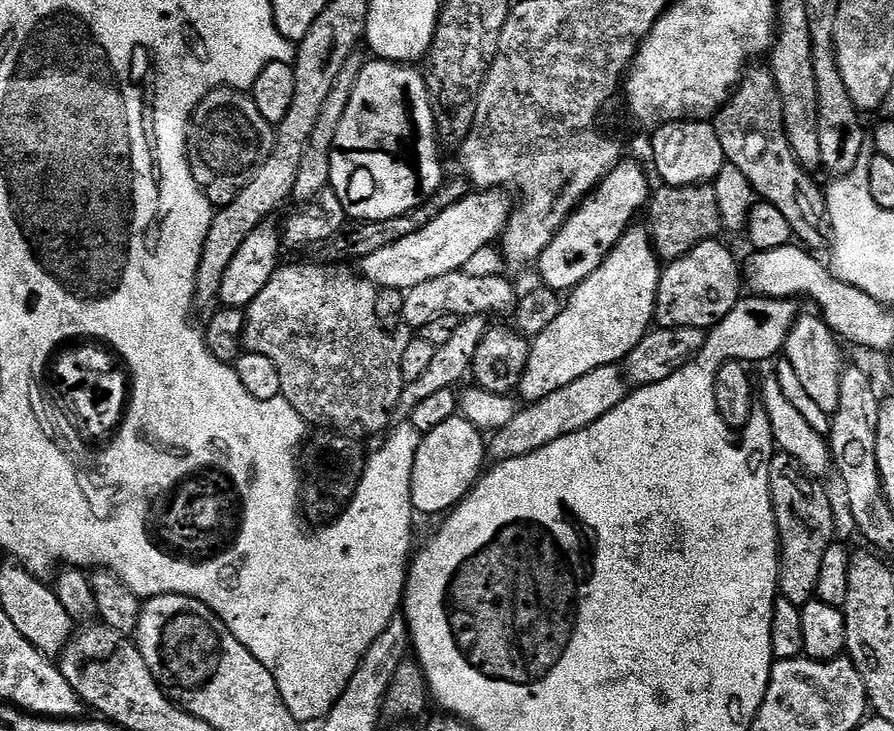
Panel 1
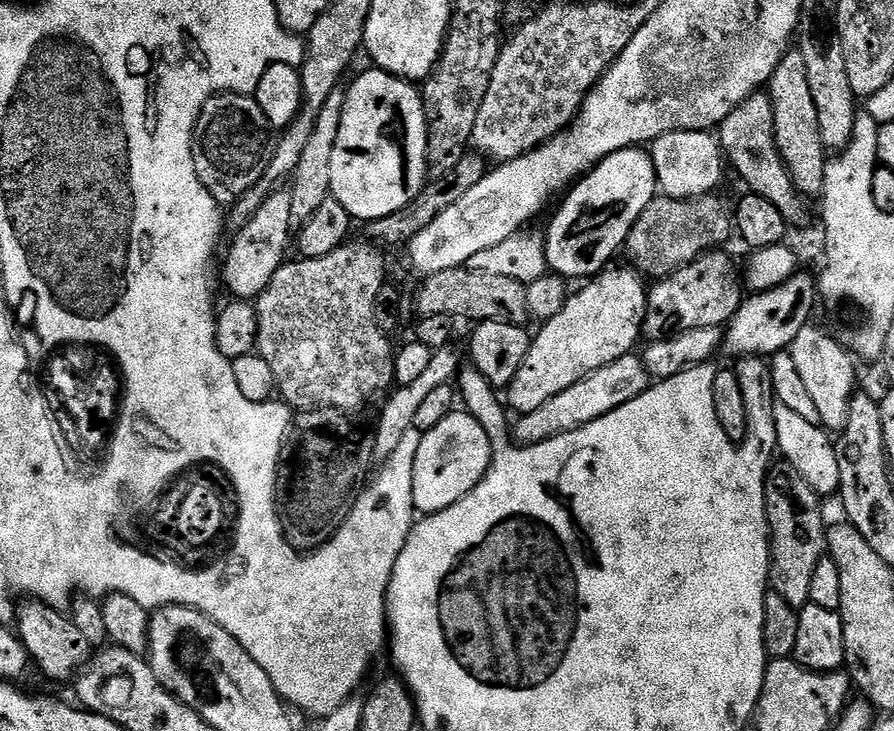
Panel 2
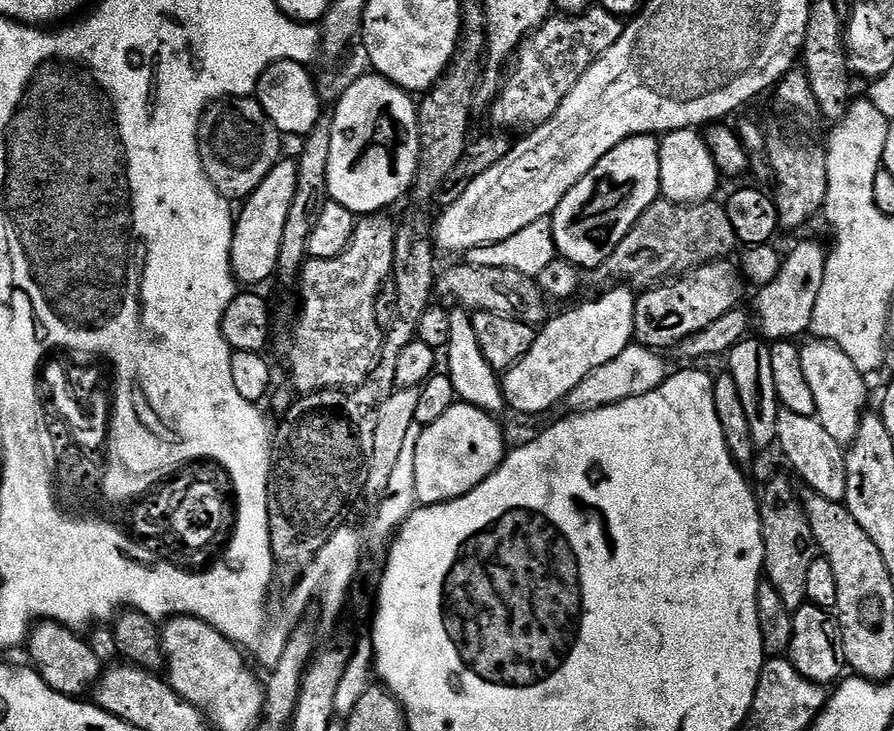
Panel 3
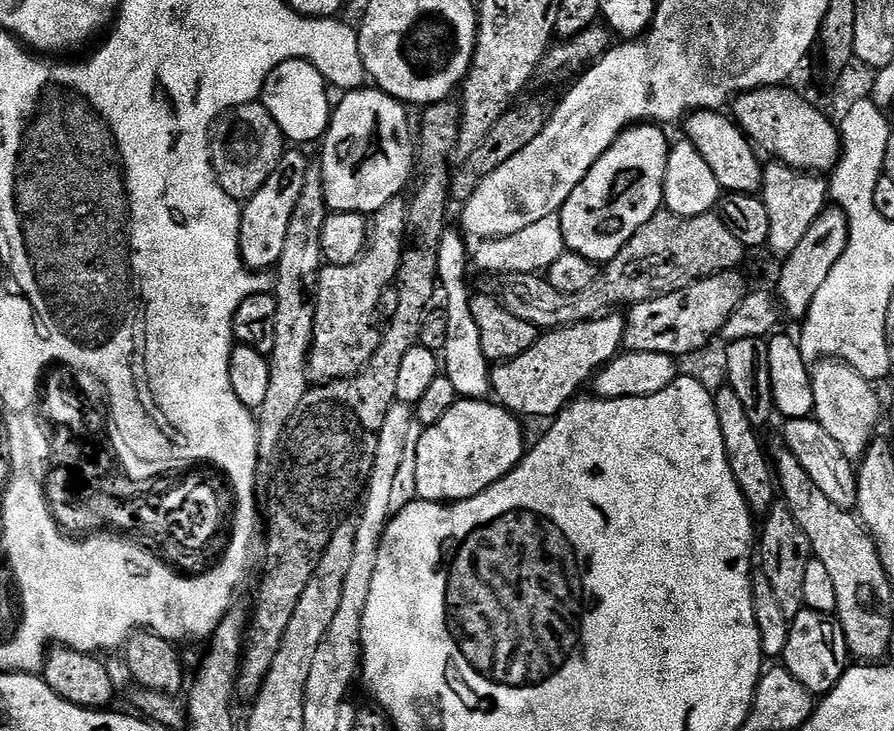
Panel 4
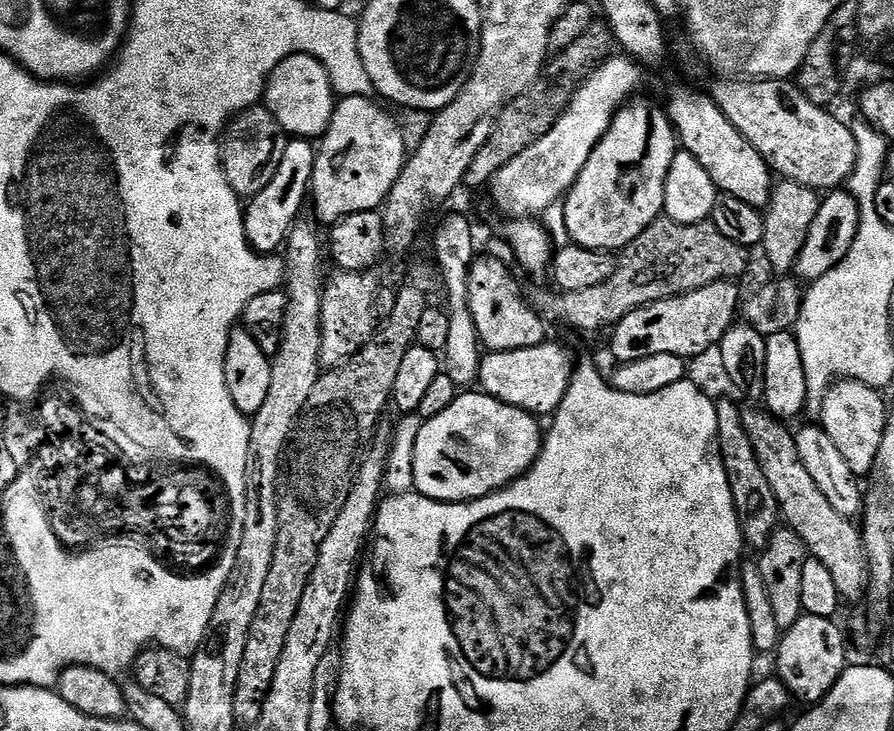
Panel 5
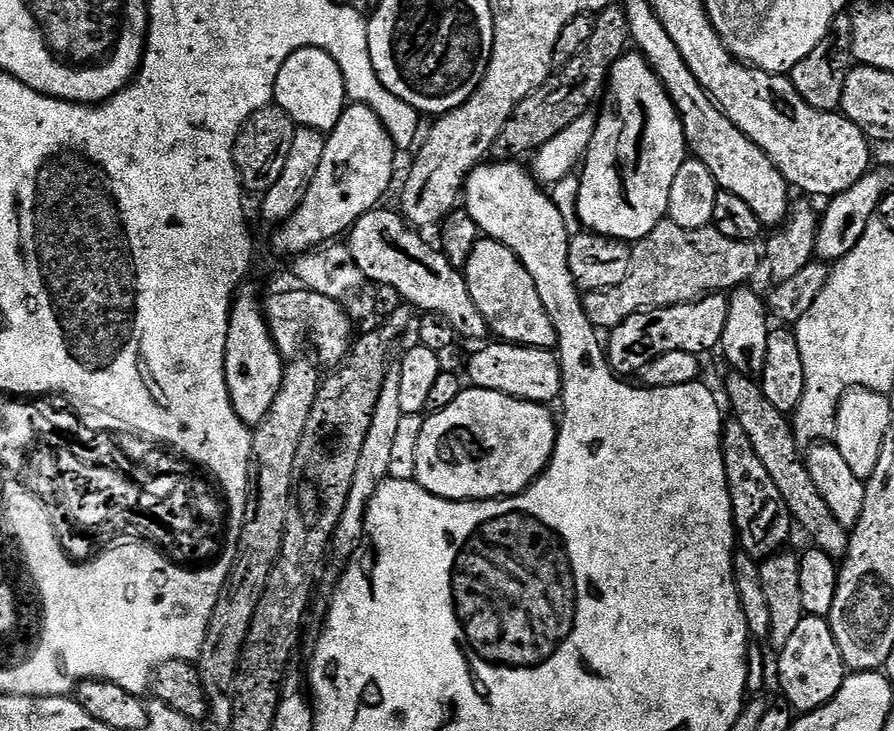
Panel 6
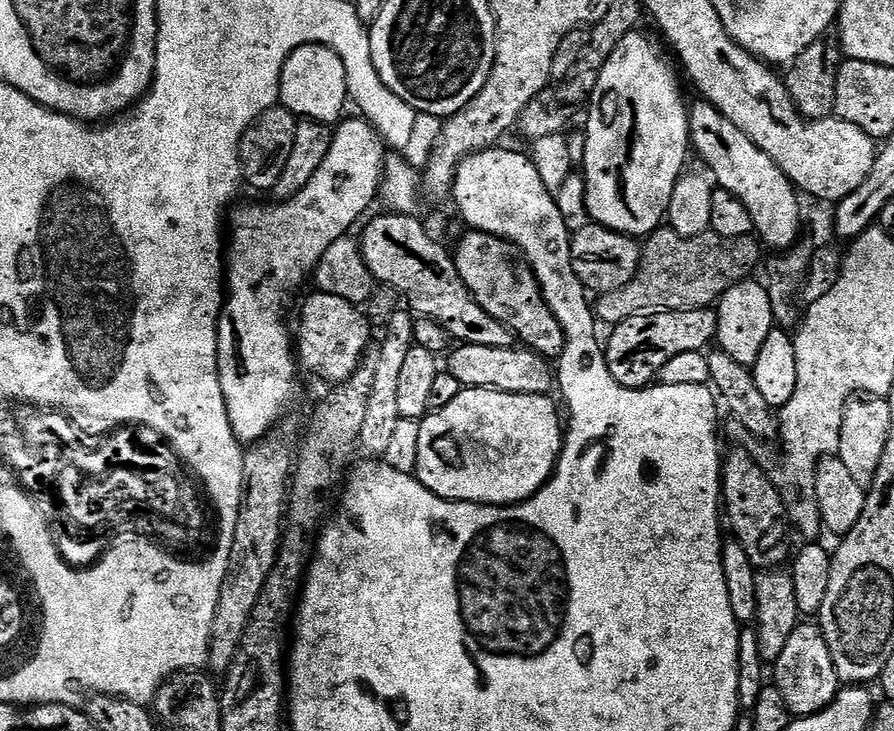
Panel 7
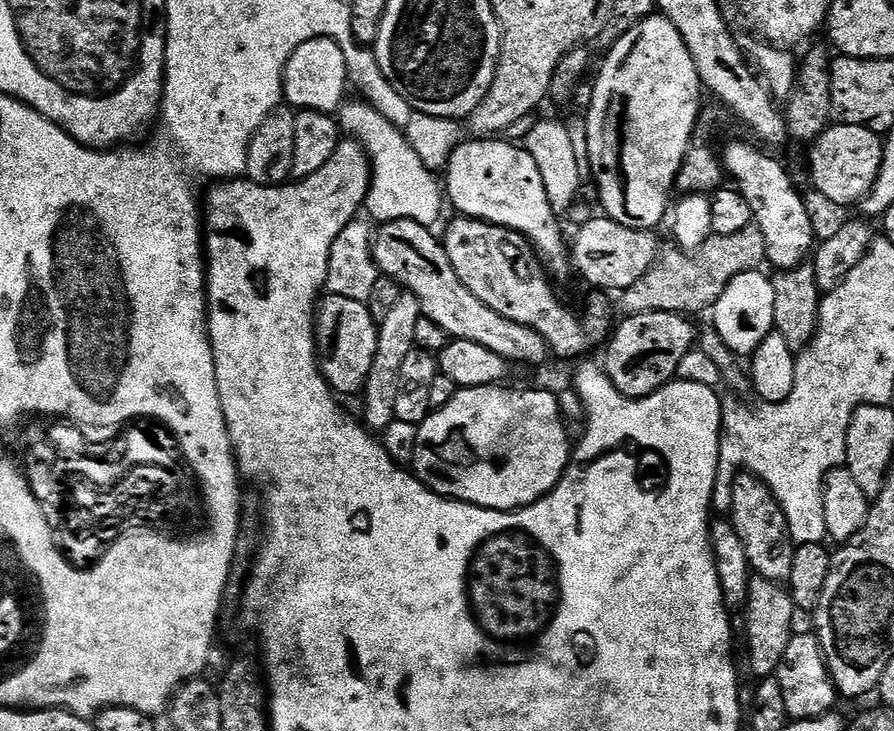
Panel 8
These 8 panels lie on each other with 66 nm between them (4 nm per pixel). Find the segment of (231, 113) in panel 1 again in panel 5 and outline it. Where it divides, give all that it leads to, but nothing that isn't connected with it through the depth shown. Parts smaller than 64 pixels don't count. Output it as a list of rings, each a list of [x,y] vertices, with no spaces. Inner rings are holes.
[[[263,106],[247,108],[229,123],[222,137],[222,159],[226,182],[230,182],[237,196],[251,198],[270,186],[270,178],[278,174],[278,165],[282,162],[288,141],[283,126]]]

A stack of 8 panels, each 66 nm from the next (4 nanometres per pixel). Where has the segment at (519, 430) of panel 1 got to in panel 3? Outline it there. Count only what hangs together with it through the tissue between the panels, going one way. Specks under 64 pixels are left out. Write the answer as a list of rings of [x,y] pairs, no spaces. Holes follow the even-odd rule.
[[[635,342],[628,345],[618,358],[606,362],[606,366],[598,366],[591,374],[586,374],[574,390],[570,390],[566,401],[569,413],[589,412],[595,408],[605,408],[608,404],[626,402],[626,398],[642,398],[642,394],[650,394],[662,386],[662,382],[668,379],[670,367],[663,360],[661,353],[654,348],[645,348],[643,344]]]

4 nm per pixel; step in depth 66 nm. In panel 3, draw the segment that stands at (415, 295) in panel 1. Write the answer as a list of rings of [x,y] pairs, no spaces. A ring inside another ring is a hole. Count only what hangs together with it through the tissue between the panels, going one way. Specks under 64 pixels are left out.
[[[459,262],[439,273],[436,281],[436,292],[446,299],[453,300],[457,309],[467,309],[469,313],[489,312],[502,318],[514,318],[514,322],[522,322],[540,326],[549,319],[550,312],[544,309],[546,297],[540,285],[533,277],[519,273],[518,270],[498,269],[489,266],[474,266]]]

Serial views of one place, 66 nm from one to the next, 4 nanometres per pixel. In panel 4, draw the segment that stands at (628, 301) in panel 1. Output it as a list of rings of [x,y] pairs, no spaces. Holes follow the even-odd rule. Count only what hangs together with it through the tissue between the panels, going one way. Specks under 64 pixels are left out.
[[[605,314],[597,320],[571,324],[568,328],[554,328],[537,335],[534,346],[518,358],[497,363],[491,369],[491,395],[495,403],[517,417],[555,417],[568,407],[576,392],[591,381],[604,365],[621,351],[624,342],[625,317]]]

